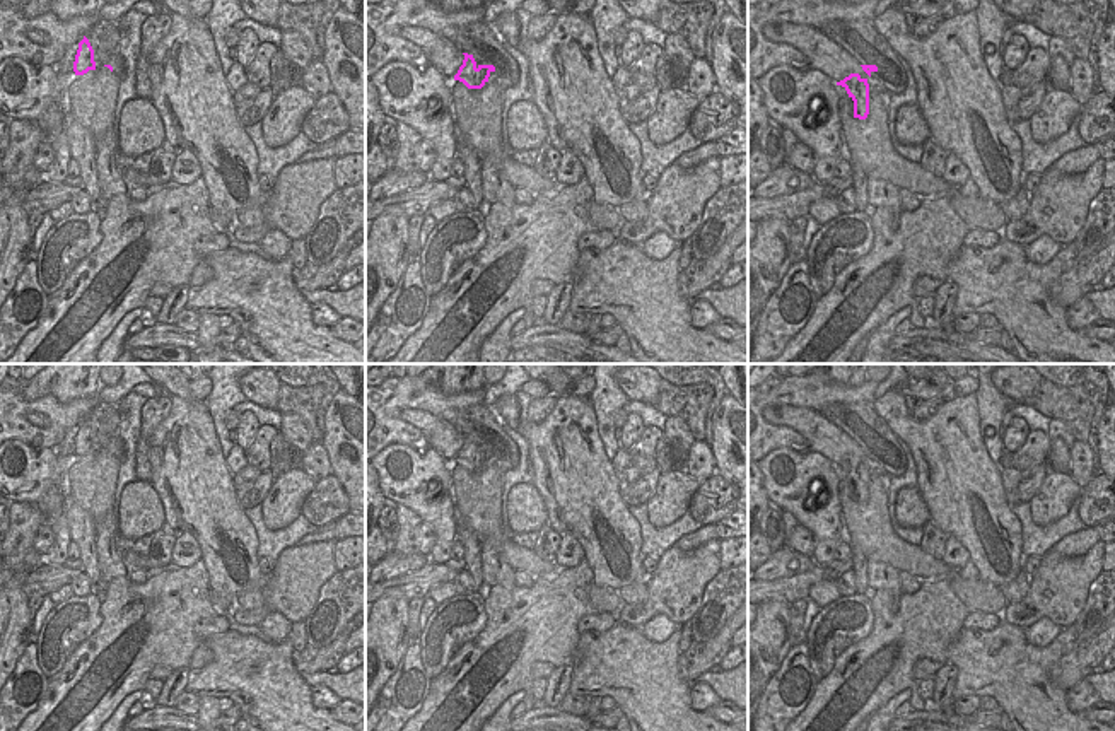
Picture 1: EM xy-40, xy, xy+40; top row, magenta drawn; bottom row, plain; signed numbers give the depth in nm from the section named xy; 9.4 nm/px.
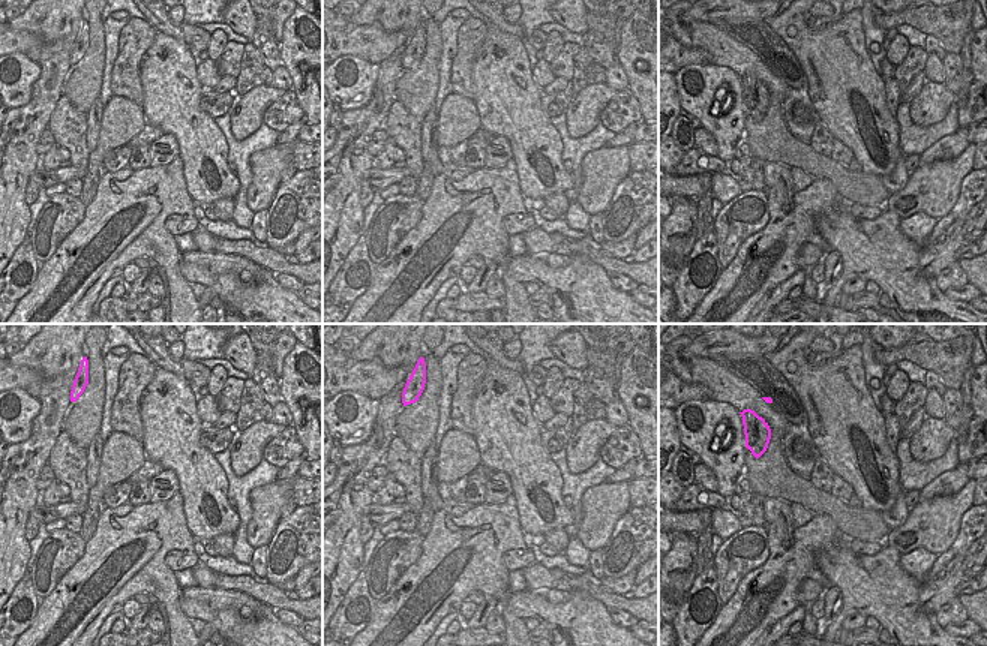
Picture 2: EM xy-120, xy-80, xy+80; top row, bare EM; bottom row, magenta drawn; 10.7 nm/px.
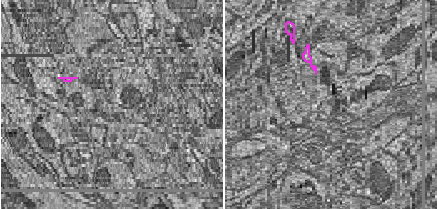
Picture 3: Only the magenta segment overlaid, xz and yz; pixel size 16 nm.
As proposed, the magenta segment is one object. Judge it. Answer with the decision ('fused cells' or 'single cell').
single cell

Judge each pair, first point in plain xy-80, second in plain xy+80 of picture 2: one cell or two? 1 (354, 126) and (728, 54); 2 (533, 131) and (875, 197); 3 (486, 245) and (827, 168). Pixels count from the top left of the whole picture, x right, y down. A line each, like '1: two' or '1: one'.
1: two
2: two
3: two

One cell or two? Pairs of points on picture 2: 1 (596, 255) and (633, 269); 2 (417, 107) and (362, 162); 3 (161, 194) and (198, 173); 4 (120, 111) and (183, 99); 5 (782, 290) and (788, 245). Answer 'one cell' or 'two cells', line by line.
1: one cell
2: two cells
3: two cells
4: two cells
5: two cells

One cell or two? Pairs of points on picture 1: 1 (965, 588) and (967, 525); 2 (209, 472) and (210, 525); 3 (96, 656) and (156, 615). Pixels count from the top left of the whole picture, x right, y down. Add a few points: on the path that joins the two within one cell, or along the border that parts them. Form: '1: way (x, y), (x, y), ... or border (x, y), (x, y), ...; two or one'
1: border (979, 578), (999, 588); two
2: way (209, 485), (210, 511); one
3: way (111, 641), (132, 622), (140, 622); one

